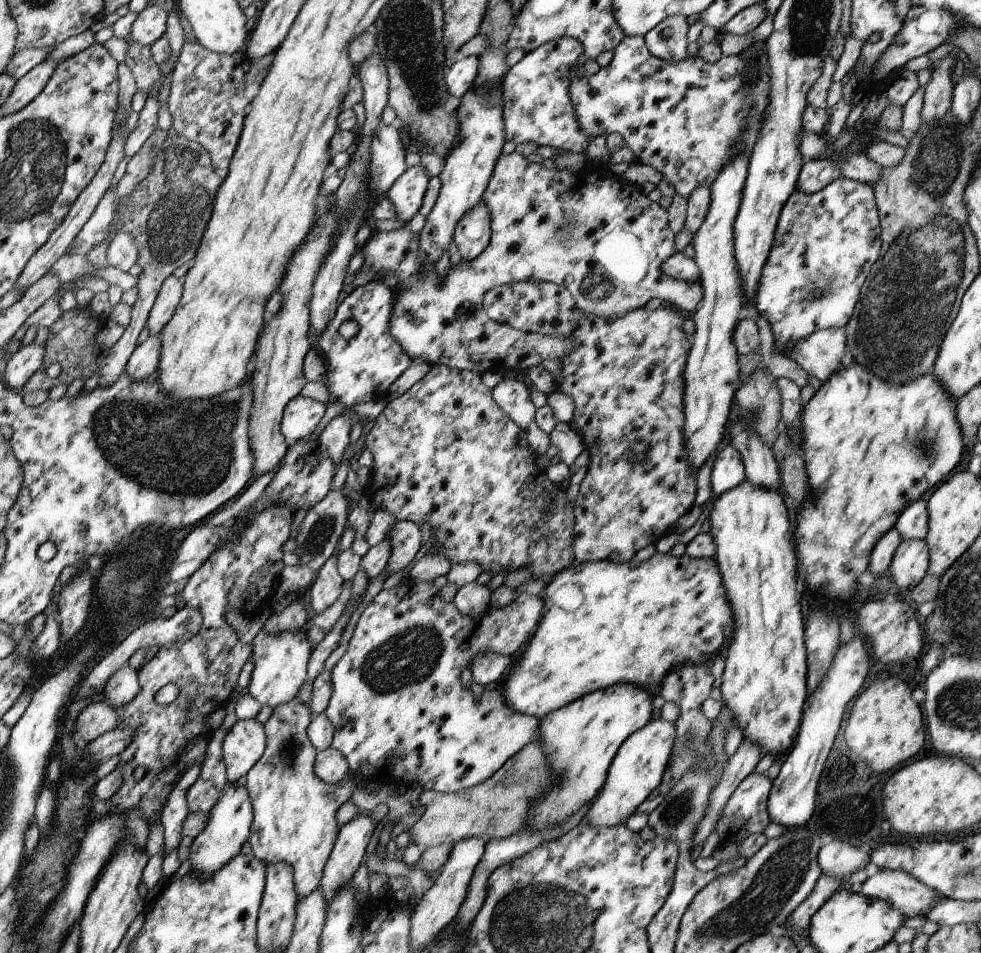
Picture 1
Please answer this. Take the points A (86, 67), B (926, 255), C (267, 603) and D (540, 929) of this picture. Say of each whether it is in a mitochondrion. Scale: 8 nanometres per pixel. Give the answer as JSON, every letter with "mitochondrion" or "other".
{"A":"other","B":"mitochondrion","C":"other","D":"mitochondrion"}

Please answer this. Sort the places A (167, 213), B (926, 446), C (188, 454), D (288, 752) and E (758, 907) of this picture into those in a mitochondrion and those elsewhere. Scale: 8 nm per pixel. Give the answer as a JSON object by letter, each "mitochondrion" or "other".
{"A":"mitochondrion","B":"mitochondrion","C":"mitochondrion","D":"mitochondrion","E":"mitochondrion"}

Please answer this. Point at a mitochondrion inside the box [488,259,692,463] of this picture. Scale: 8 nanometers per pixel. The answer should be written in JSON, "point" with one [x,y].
{"point":[598,284]}

